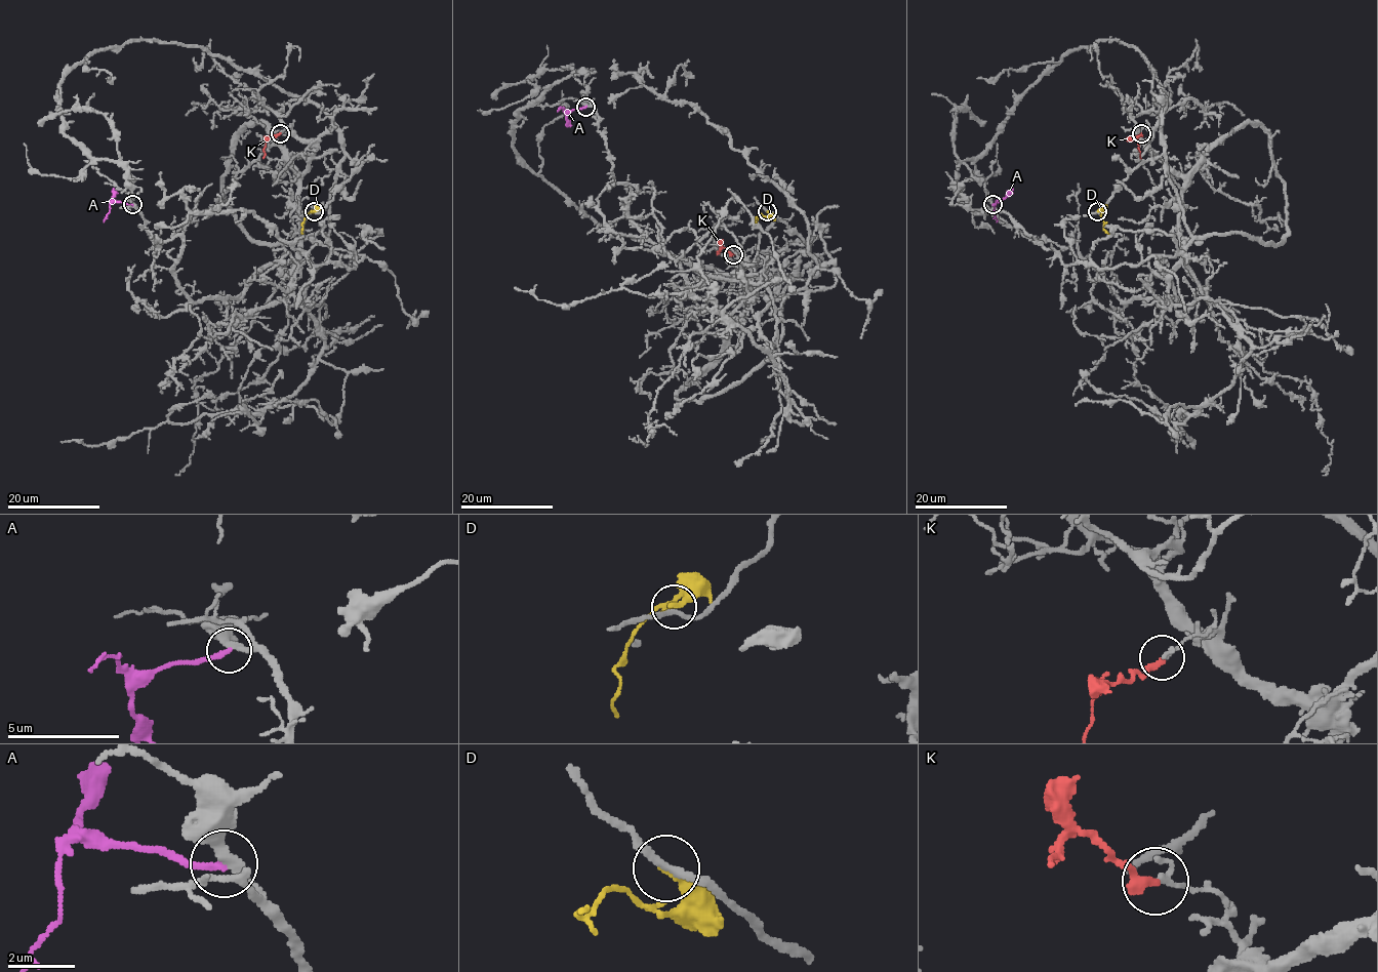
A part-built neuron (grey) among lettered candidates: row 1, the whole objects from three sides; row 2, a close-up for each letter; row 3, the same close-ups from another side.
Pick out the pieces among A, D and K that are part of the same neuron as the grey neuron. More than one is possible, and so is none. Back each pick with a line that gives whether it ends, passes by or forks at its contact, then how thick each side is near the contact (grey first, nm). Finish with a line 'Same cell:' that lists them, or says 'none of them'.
Same cell: none of them

